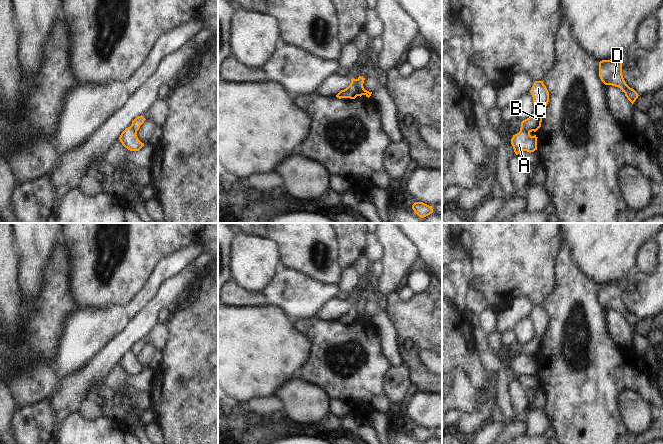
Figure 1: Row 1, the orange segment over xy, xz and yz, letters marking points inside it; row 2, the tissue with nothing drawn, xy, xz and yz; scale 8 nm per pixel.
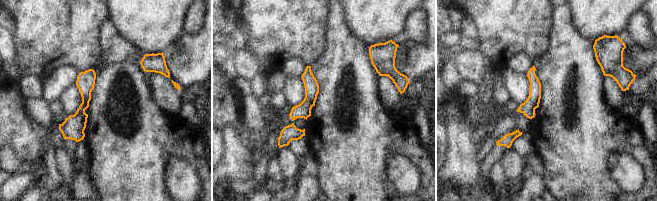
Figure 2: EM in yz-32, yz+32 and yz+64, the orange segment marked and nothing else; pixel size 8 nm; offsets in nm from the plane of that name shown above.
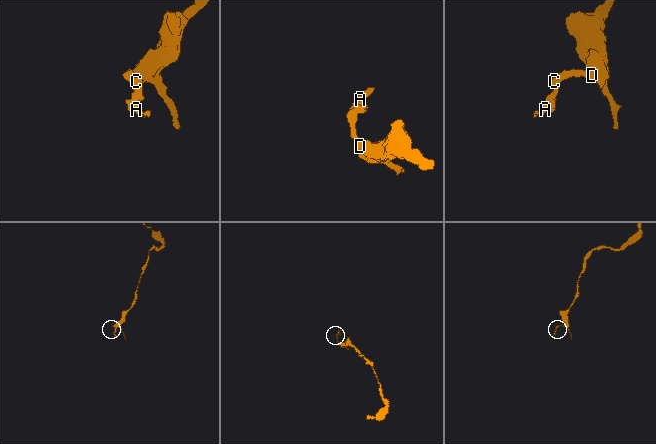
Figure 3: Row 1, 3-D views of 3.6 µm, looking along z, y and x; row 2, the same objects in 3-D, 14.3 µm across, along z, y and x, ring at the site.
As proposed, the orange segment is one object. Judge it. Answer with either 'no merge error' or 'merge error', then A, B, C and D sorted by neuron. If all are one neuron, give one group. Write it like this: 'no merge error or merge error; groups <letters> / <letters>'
merge error; groups A / B C D

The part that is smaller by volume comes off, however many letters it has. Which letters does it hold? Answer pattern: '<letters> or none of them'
A

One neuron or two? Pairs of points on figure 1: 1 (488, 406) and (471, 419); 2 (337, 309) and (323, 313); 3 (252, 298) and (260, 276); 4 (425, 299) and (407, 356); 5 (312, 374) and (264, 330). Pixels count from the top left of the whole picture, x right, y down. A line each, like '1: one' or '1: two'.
1: one
2: one
3: two
4: one
5: two

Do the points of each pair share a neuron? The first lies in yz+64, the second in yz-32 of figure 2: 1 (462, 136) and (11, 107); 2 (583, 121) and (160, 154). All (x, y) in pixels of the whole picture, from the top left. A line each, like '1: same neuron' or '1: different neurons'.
1: different neurons
2: same neuron

